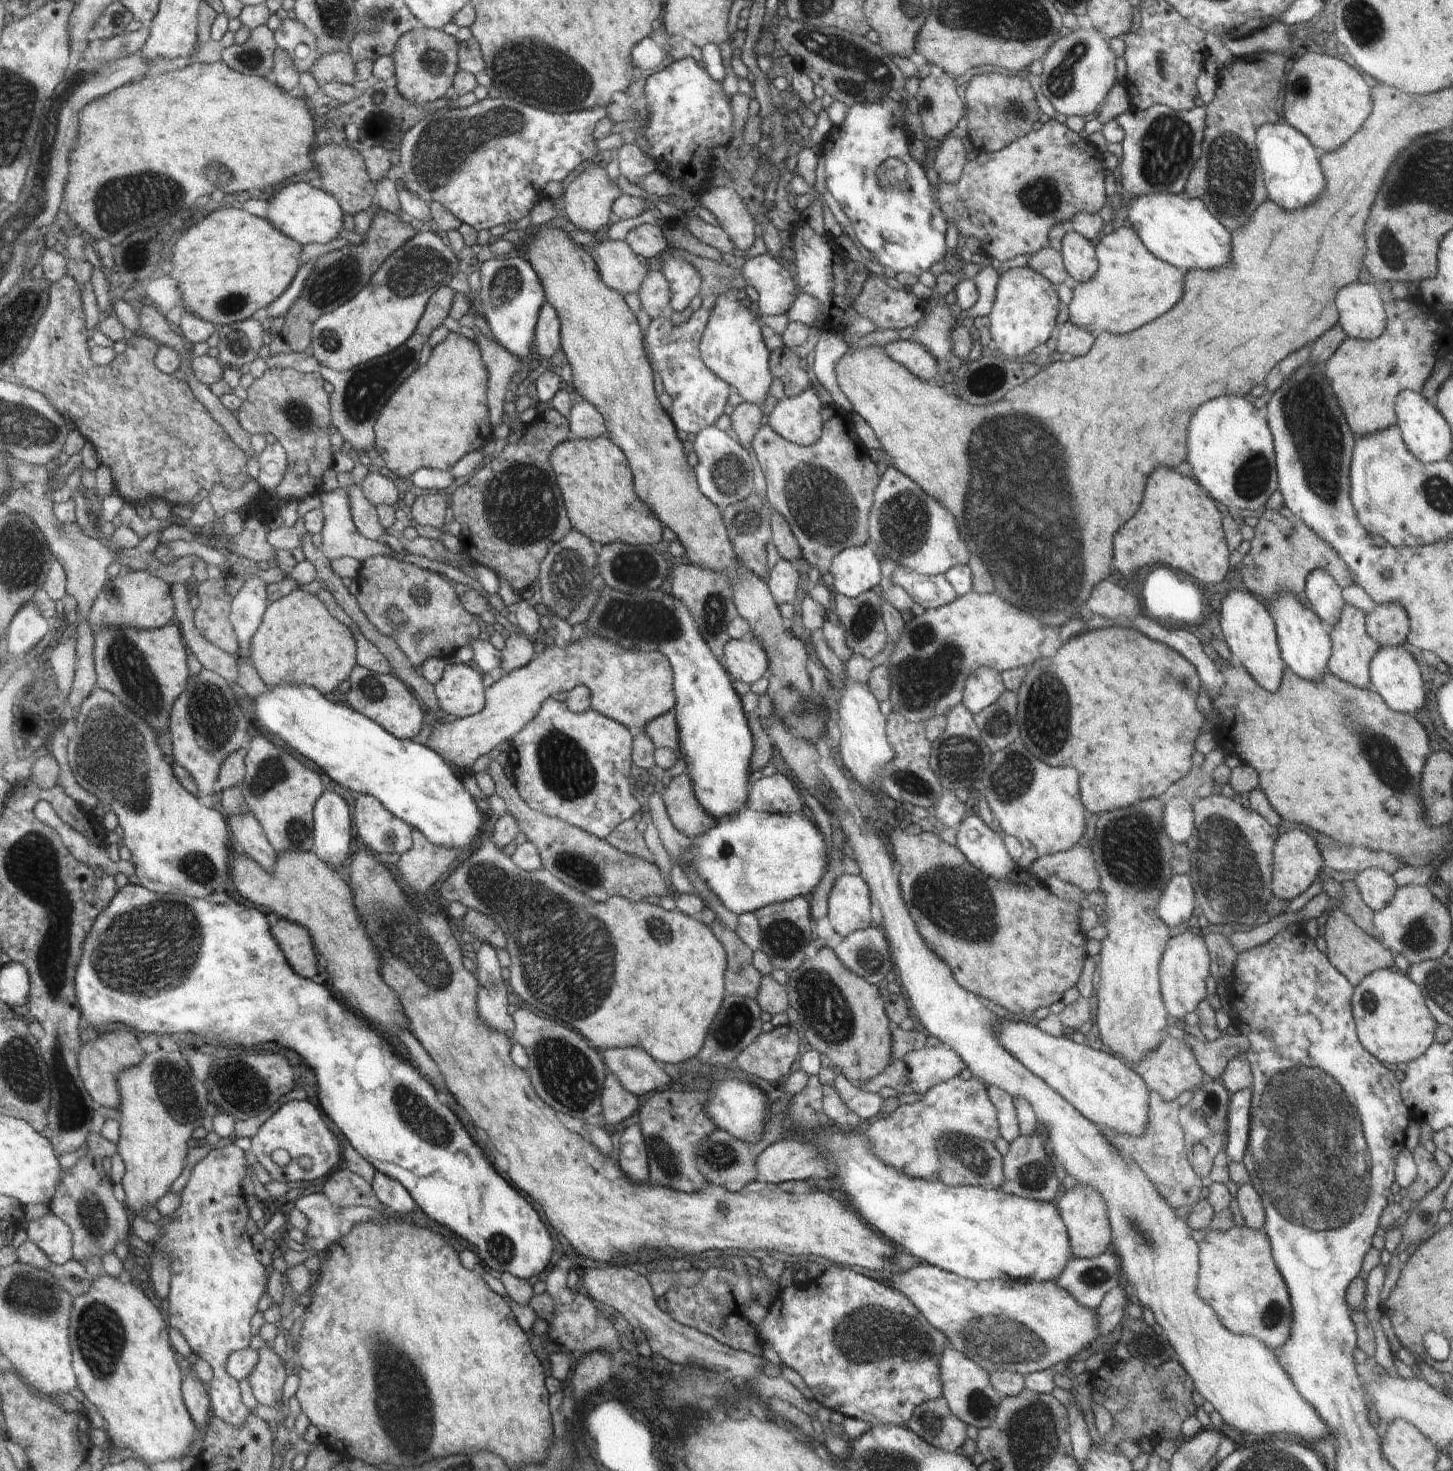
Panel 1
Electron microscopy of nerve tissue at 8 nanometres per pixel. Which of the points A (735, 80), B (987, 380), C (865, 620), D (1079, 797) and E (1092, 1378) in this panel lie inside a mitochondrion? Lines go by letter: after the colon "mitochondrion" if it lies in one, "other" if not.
A: other
B: mitochondrion
C: mitochondrion
D: other
E: other

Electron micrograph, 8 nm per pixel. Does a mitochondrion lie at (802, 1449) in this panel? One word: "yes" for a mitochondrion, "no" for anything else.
no

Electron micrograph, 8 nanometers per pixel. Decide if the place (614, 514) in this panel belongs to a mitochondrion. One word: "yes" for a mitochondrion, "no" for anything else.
no

